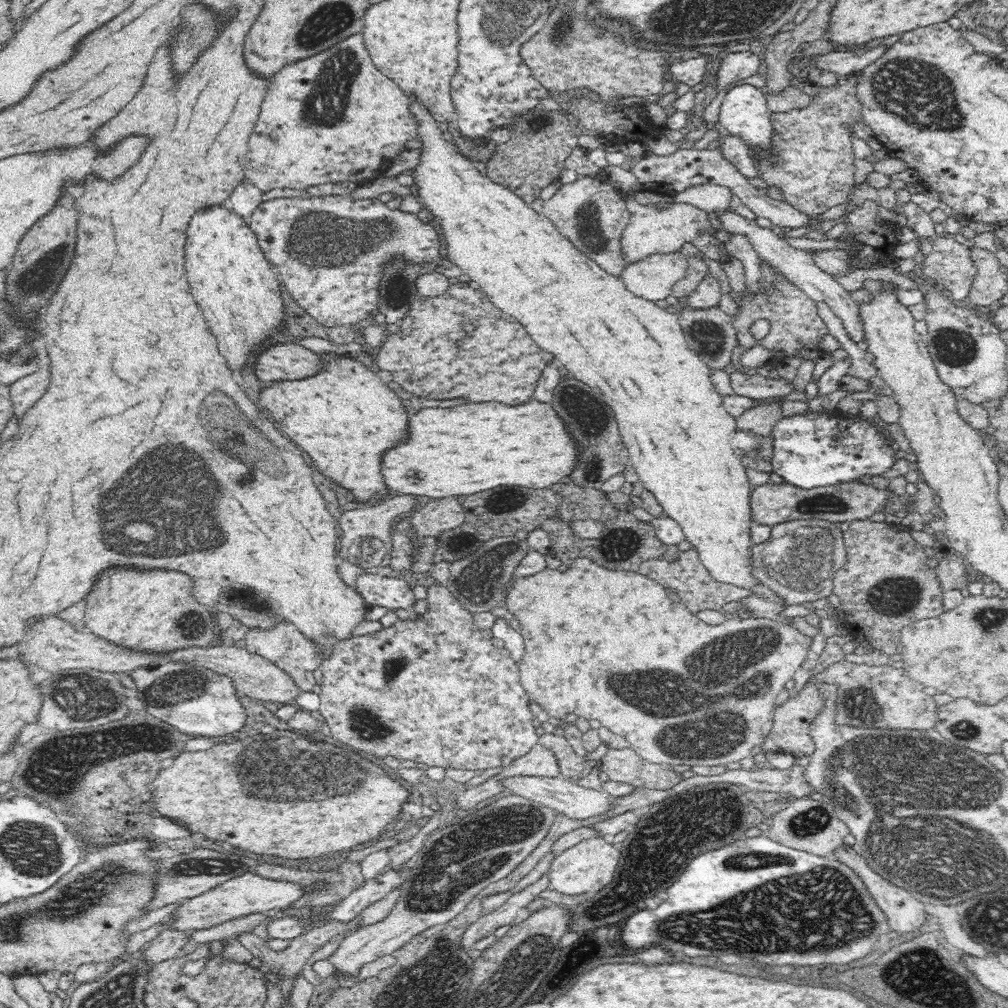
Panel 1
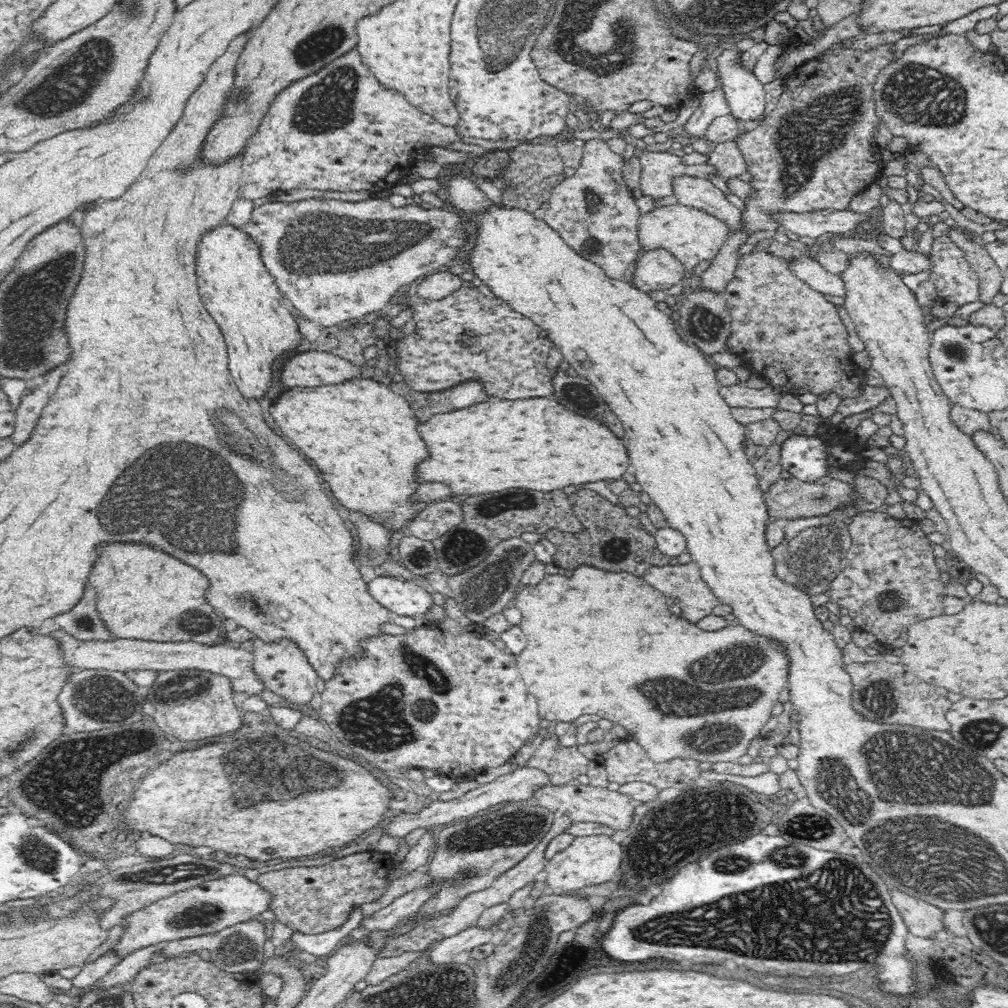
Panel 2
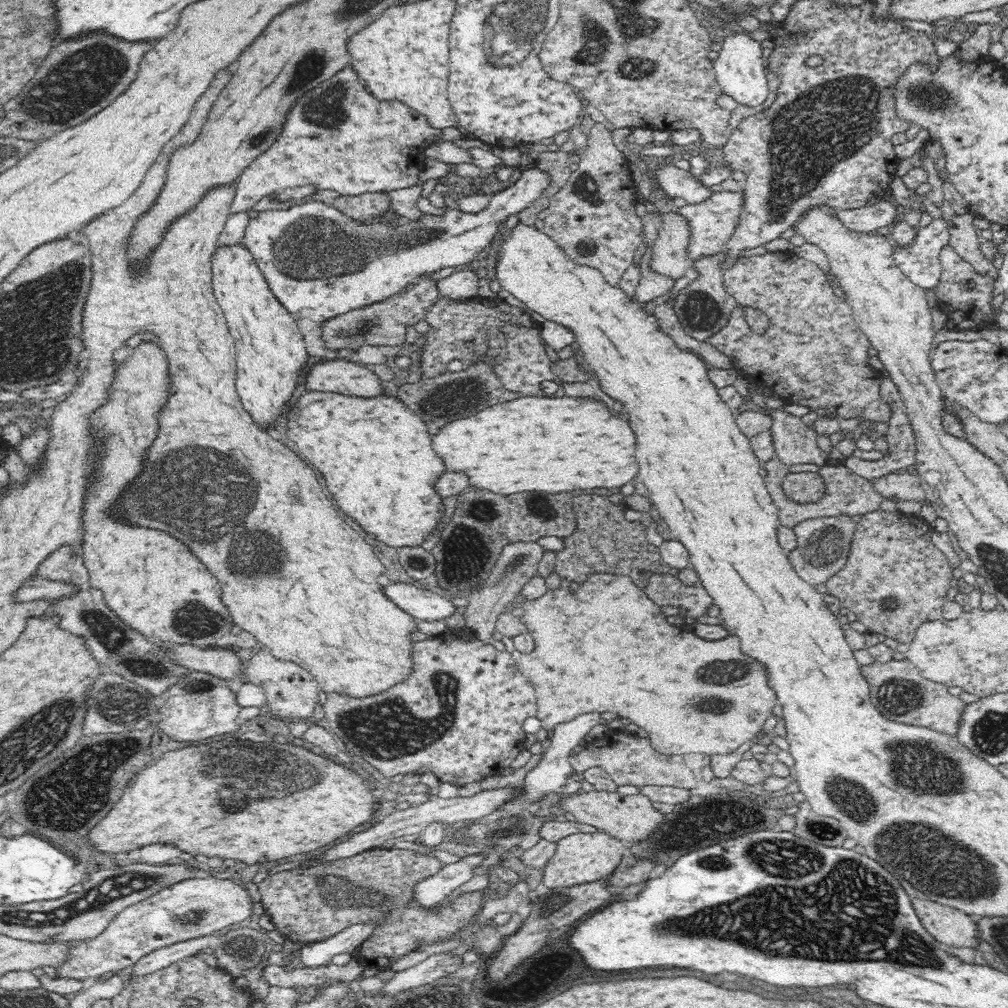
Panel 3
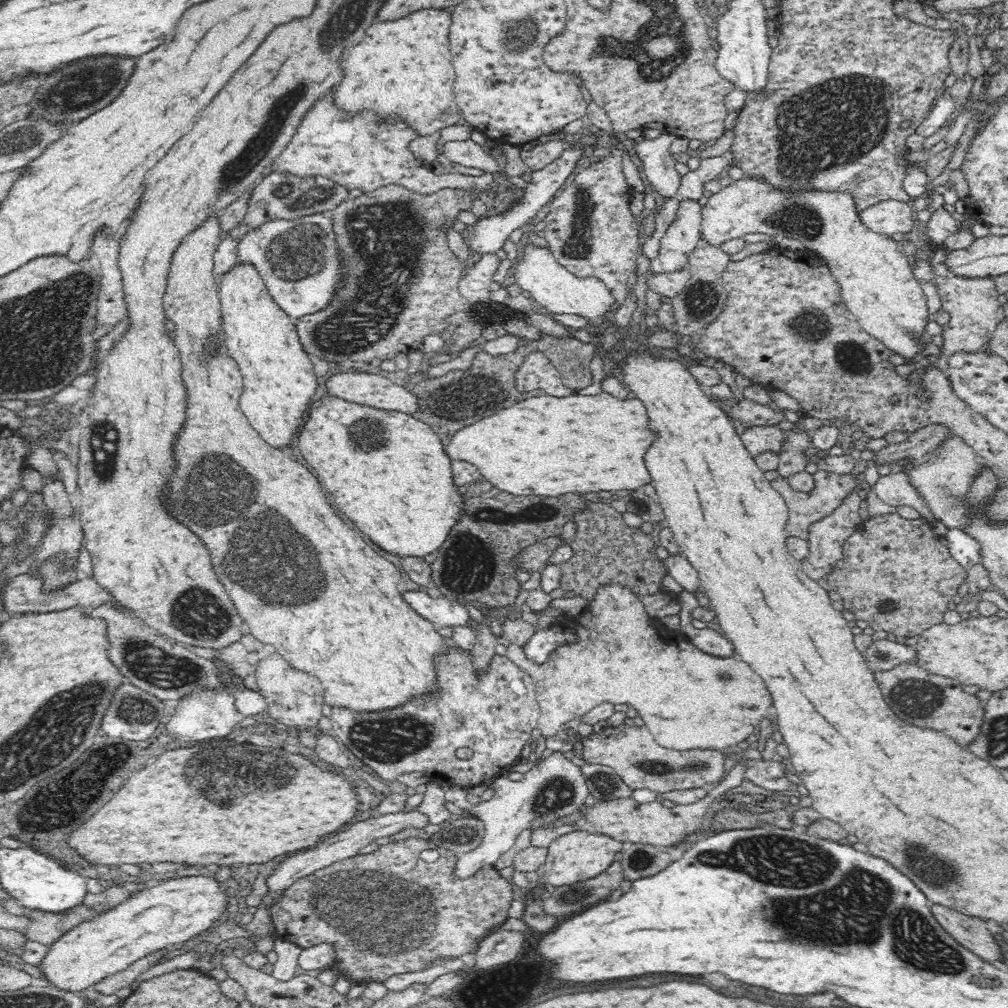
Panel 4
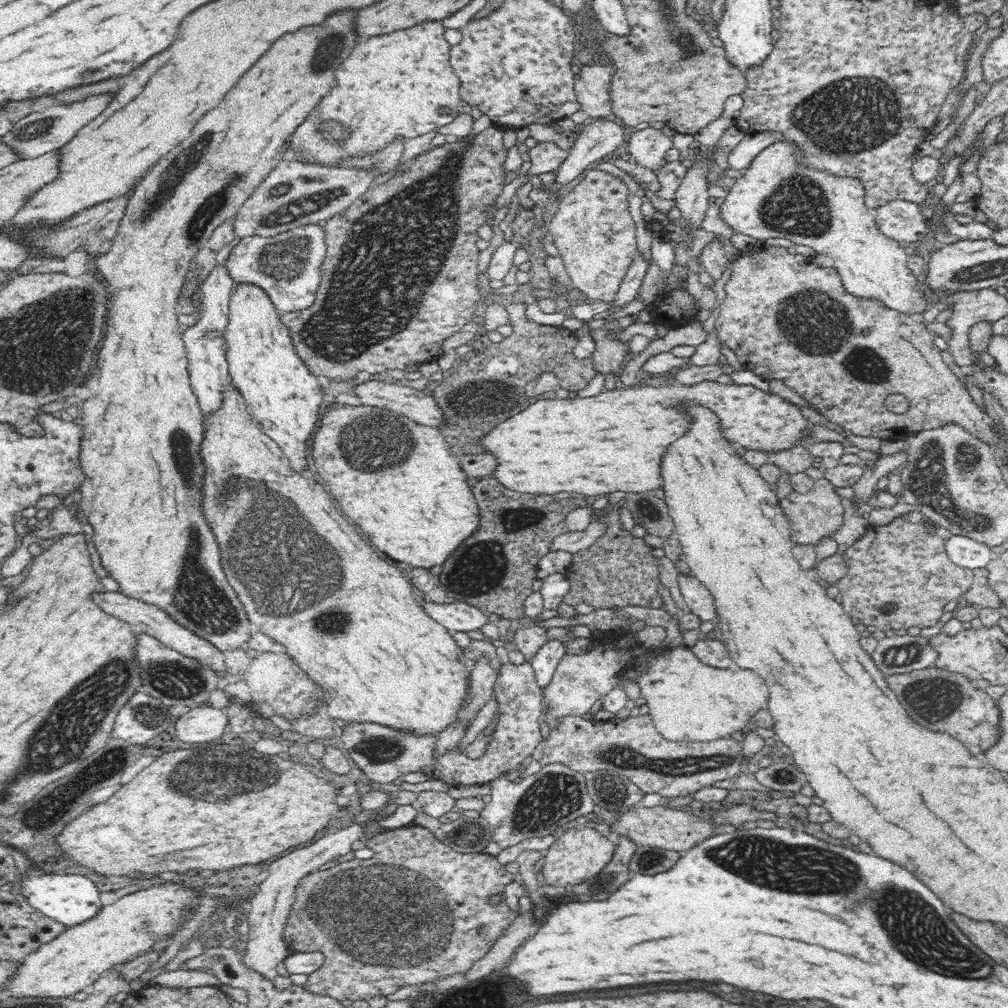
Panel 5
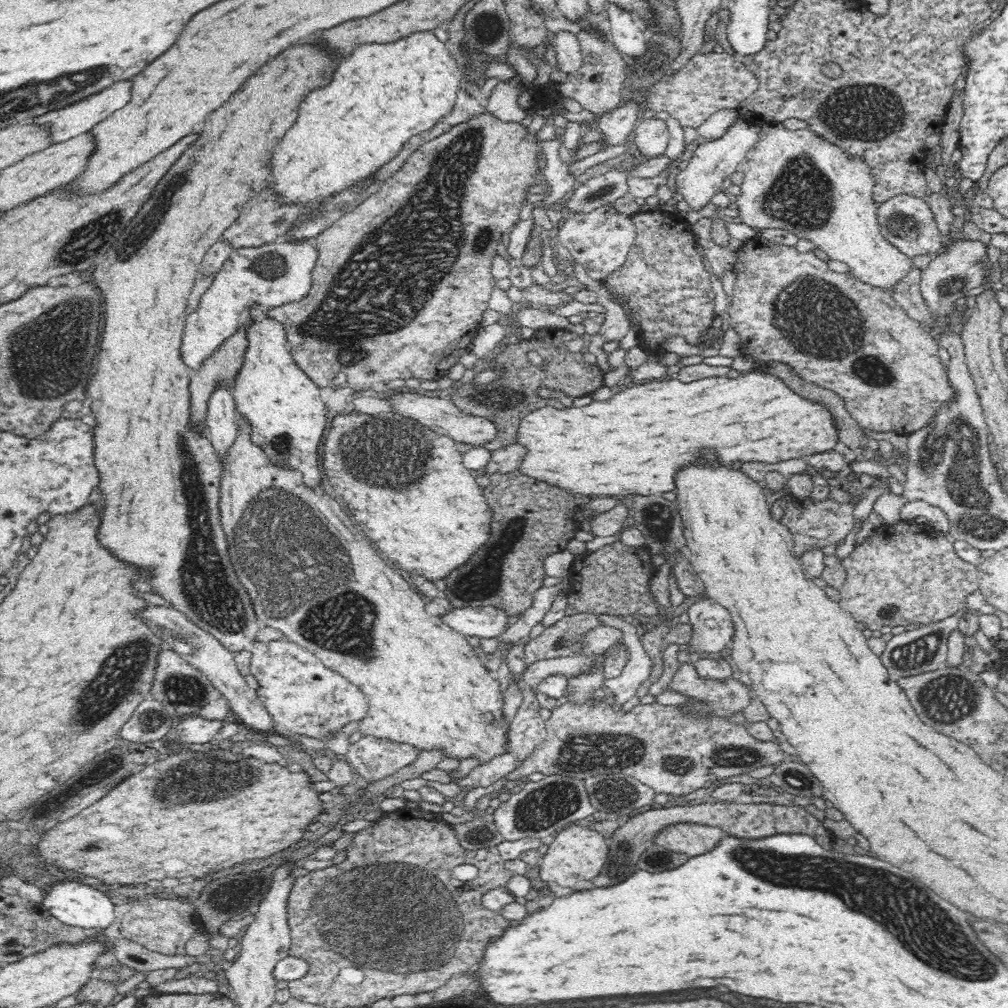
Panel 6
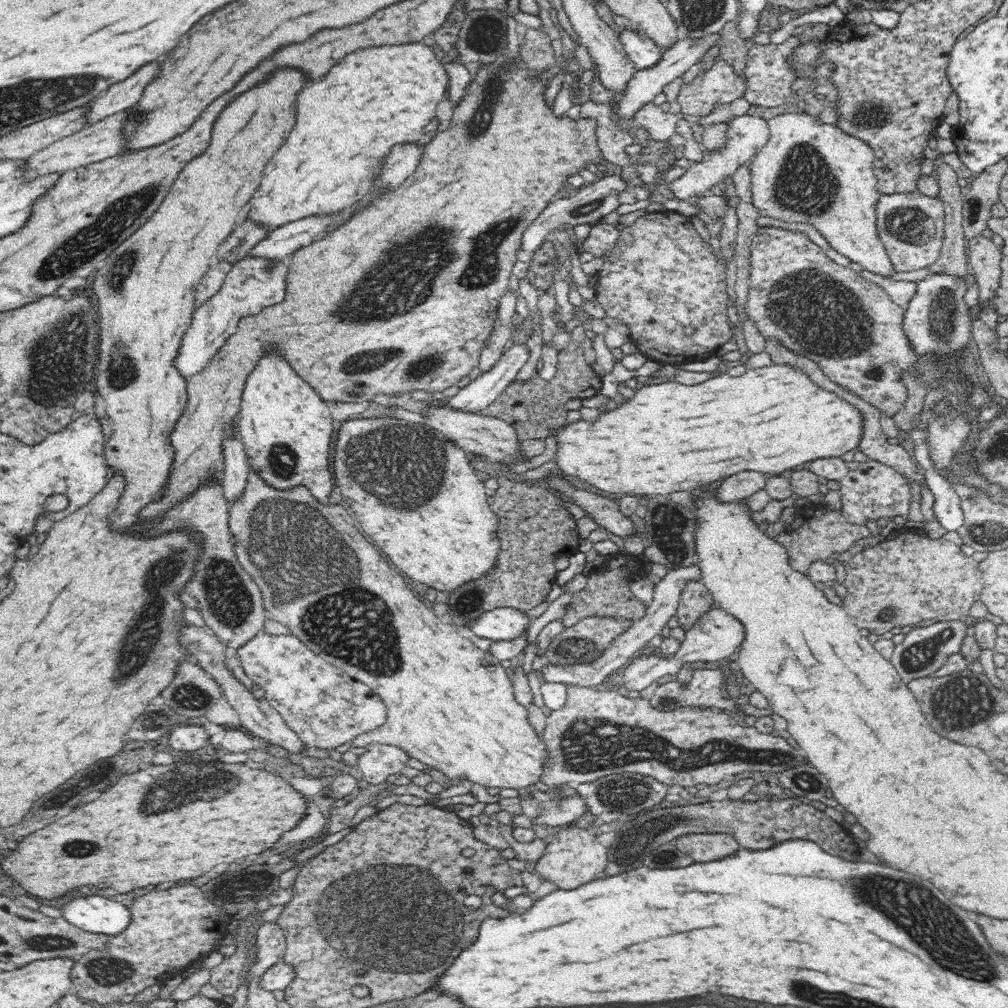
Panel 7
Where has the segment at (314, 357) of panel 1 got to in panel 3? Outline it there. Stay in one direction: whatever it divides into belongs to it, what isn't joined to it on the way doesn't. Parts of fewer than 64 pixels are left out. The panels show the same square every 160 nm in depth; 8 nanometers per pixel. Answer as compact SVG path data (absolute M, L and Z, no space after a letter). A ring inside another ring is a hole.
M340 358L315 363L304 380L309 392L336 392L348 396L378 396L384 392L384 382L372 370Z

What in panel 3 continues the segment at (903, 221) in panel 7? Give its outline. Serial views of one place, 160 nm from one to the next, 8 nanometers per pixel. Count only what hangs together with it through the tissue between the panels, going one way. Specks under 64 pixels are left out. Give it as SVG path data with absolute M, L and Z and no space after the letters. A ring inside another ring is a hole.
M890 198L873 205L864 205L852 210L834 209L834 217L855 233L879 233L884 226L893 227L896 220L896 208L890 204Z

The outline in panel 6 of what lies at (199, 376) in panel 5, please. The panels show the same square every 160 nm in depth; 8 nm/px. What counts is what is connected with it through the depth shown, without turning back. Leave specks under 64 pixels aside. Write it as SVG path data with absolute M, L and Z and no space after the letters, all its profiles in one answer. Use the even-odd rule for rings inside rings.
M220 384L208 400L208 412L206 412L206 424L204 424L206 435L219 456L224 456L224 452L238 436L236 416L238 414L236 414L232 390L230 386L226 388L224 384Z

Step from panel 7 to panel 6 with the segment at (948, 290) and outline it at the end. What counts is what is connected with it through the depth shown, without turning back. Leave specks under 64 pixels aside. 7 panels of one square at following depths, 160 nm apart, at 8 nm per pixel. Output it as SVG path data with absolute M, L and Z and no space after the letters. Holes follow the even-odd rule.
M955 239L950 246L933 255L928 266L921 272L919 287L934 320L939 316L950 316L955 310L959 310L954 302L963 297L965 291L988 282L993 272L987 245L980 240Z

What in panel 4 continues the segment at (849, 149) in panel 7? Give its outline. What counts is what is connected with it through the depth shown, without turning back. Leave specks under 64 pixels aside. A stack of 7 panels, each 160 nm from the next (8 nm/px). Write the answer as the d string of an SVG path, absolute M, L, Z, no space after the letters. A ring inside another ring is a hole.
M743 178L741 180L734 181L730 186L722 188L718 193L708 194L708 201L706 204L702 205L702 222L701 222L701 244L706 244L712 247L720 248L727 240L732 240L732 238L743 238L747 234L754 234L754 232L762 232L762 234L769 234L770 236L777 236L780 238L796 238L804 245L805 250L812 249L815 250L818 255L826 260L826 266L830 269L830 272L836 277L836 282L840 289L841 297L847 306L847 309L852 313L852 316L856 316L858 324L873 336L874 339L878 340L887 349L892 351L892 354L898 354L904 358L904 364L912 364L913 358L917 357L926 346L926 343L922 341L922 337L926 334L926 326L930 320L928 317L928 306L927 306L927 296L924 294L922 287L918 285L918 281L914 279L912 275L911 260L908 259L905 254L899 248L900 244L895 243L895 240L891 236L881 235L877 232L872 232L870 229L864 227L860 221L858 221L859 212L856 211L854 207L854 199L850 194L844 192L797 192L790 193L788 191L778 191L775 190L772 186L769 186L763 180L753 180L752 178Z

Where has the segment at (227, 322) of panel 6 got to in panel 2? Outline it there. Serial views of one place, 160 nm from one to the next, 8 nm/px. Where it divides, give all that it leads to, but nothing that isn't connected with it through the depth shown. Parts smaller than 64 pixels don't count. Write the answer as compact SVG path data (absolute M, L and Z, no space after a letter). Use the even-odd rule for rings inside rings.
M375 197L366 200L358 200L358 202L348 202L347 200L336 199L305 199L294 202L271 201L261 206L254 207L251 214L251 219L248 224L242 227L242 230L252 236L254 243L260 247L260 254L265 264L265 267L270 271L270 274L275 278L277 287L284 294L289 305L300 311L306 319L320 323L323 327L331 327L338 324L347 325L349 321L357 318L362 318L371 312L384 311L394 301L395 297L403 289L412 286L426 276L436 273L438 270L446 269L450 260L454 260L458 256L458 252L467 247L466 228L462 224L460 215L447 211L441 208L422 209L417 205L406 205L396 207L388 201L387 198Z

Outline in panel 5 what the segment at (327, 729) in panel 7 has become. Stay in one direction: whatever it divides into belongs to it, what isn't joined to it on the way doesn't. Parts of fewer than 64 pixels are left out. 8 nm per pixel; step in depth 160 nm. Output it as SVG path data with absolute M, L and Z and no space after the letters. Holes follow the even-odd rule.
M274 648L266 653L258 653L257 657L250 662L250 666L244 673L243 680L248 685L249 692L256 702L266 702L278 716L286 721L298 718L302 714L310 714L314 710L314 698L319 696L323 702L328 701L328 695L322 691L318 683L299 667L299 665L284 651Z

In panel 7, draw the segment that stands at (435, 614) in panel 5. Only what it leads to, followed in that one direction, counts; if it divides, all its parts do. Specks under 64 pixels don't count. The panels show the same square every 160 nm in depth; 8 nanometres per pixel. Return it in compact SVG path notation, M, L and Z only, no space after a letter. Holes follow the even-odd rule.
M494 608L466 622L476 636L496 640L512 640L529 628L530 620L525 612L514 608Z

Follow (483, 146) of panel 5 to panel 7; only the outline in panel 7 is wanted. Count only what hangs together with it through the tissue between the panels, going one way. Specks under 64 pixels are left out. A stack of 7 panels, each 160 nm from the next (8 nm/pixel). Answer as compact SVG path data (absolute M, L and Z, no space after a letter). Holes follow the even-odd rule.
M516 60L514 66L507 69L499 67L499 63L497 63L474 71L473 80L467 86L465 97L455 105L449 128L436 132L433 135L434 138L430 140L430 144L426 144L424 154L422 154L420 164L414 170L414 174L408 176L408 180L404 180L404 184L400 184L394 192L376 200L372 206L362 208L362 212L357 212L350 222L346 222L344 226L334 230L328 238L299 248L290 256L286 300L272 306L272 308L264 308L258 316L254 316L256 320L252 320L252 316L241 318L238 332L230 336L226 344L218 349L216 356L213 356L214 360L208 364L208 368L202 374L188 378L188 406L182 414L182 420L178 420L176 430L170 434L170 442L176 448L176 456L174 456L174 468L172 468L170 480L168 480L166 496L164 496L164 500L158 500L158 502L146 506L142 510L142 516L146 516L146 518L164 516L164 512L168 508L172 508L178 500L182 500L184 496L194 492L202 482L206 482L208 476L212 476L212 474L221 476L222 438L226 436L226 428L230 426L230 422L236 420L236 414L240 410L240 400L242 400L240 394L244 390L244 382L246 382L250 370L254 370L254 364L258 362L258 358L264 354L264 350L272 342L278 342L278 344L274 344L274 348L280 350L280 354L290 362L290 366L298 372L298 376L302 376L310 386L314 386L314 390L320 394L323 401L360 403L371 402L370 400L377 393L400 396L411 390L424 390L428 393L439 392L457 385L457 382L468 375L474 366L479 366L482 346L486 344L486 338L494 330L492 322L496 320L500 298L508 292L508 280L512 274L512 266L517 260L516 250L522 247L522 242L520 242L522 232L528 228L532 220L538 218L540 212L544 210L544 206L548 202L552 202L558 192L563 191L562 185L565 184L569 175L578 173L590 162L597 165L604 159L603 153L598 148L596 122L582 118L578 122L574 122L564 116L554 118L552 110L546 106L546 100L544 100L544 90L542 90L544 80L532 80L532 76L536 76L536 74L536 71L524 67L519 60Z

